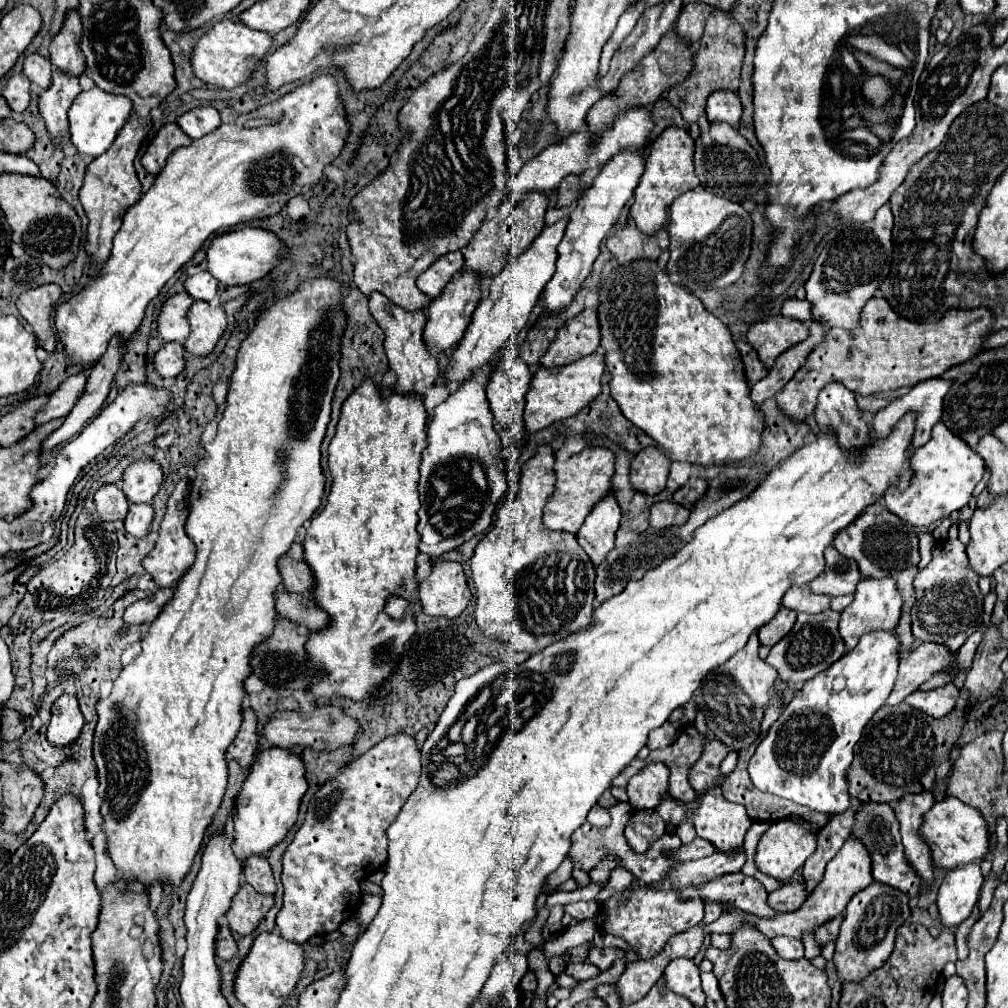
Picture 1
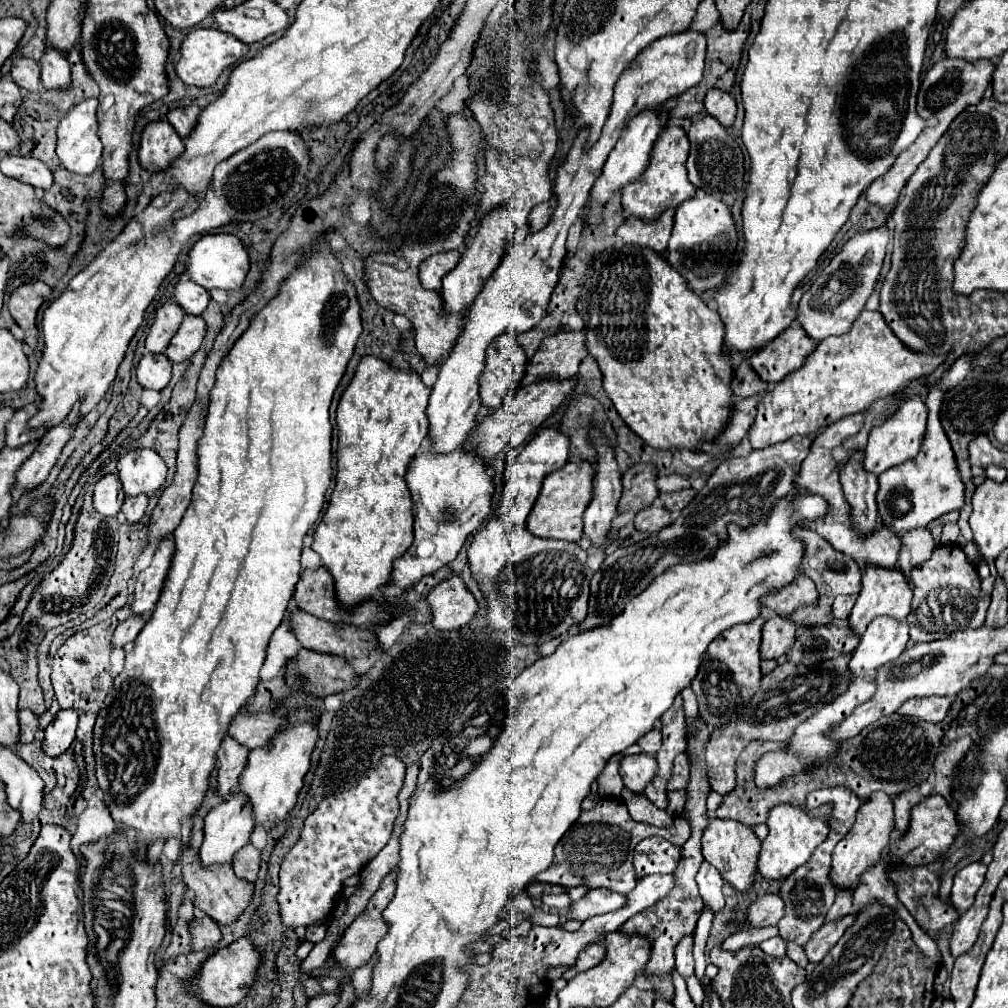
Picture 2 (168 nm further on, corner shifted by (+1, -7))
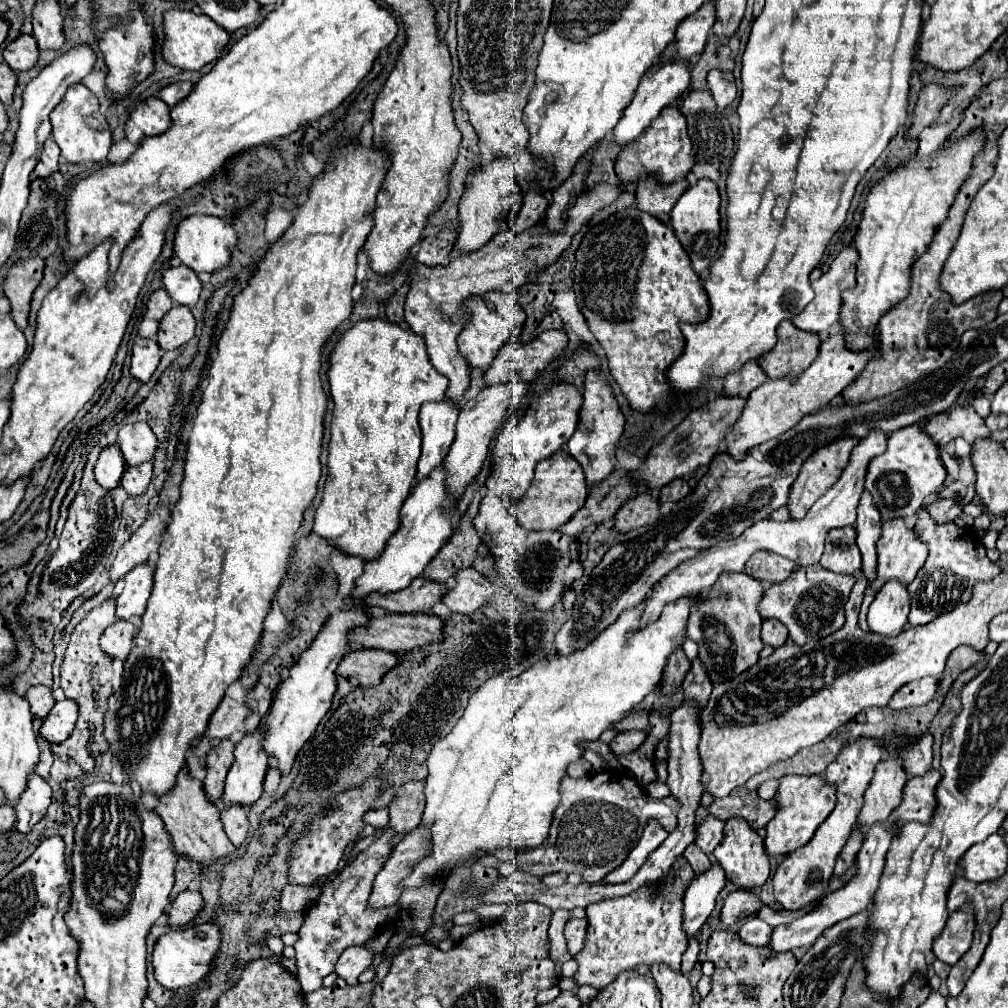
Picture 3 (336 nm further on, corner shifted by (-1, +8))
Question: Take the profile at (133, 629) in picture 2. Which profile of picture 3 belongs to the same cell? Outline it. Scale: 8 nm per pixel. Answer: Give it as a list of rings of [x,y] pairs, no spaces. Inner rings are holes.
[[[118,620],[116,624],[108,626],[104,630],[104,634],[100,636],[100,650],[110,656],[110,658],[118,658],[118,660],[126,660],[130,654],[130,646],[132,646],[132,634],[136,632],[134,624]]]

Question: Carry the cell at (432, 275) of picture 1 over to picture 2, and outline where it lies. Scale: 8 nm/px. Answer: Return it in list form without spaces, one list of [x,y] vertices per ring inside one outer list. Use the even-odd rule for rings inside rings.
[[[448,251],[448,253],[436,253],[430,259],[426,259],[420,265],[420,283],[424,289],[430,291],[440,291],[442,279],[446,273],[450,273],[460,261],[458,251]]]

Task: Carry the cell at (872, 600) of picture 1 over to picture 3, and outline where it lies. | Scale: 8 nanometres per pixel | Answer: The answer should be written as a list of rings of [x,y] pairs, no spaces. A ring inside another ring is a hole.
[[[904,520],[884,522],[882,536],[878,540],[878,578],[870,584],[870,588],[876,592],[880,584],[886,584],[892,578],[910,584],[926,562],[926,556],[926,544],[912,528],[906,526]]]

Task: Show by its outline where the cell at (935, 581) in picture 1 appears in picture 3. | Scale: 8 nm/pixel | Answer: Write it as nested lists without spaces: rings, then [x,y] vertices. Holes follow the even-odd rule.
[[[920,508],[920,512],[916,512],[916,516],[918,516],[918,520],[916,520],[914,532],[928,544],[930,554],[928,554],[918,578],[912,582],[912,584],[916,584],[916,588],[912,584],[908,586],[908,592],[912,596],[912,608],[910,608],[910,616],[908,616],[910,626],[928,624],[930,620],[934,620],[940,612],[944,612],[948,608],[946,604],[954,606],[964,600],[970,600],[972,584],[976,584],[976,580],[992,580],[992,576],[996,576],[996,572],[1000,572],[1000,568],[988,560],[986,548],[980,544],[980,538],[976,538],[974,530],[960,528],[954,522],[936,524],[924,508]],[[936,574],[942,576],[940,582],[936,580]],[[938,584],[940,584],[940,588],[936,588]],[[936,594],[942,604],[932,608],[930,602],[932,602],[932,598],[936,598]]]

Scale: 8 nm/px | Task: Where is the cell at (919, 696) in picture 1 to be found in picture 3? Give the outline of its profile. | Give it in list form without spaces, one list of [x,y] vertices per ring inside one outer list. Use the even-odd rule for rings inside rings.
[[[926,676],[926,678],[920,678],[920,680],[912,680],[912,682],[904,684],[904,688],[900,688],[896,692],[896,696],[892,696],[892,700],[888,702],[888,708],[900,710],[900,708],[928,704],[934,698],[936,686],[938,686],[938,680],[932,678],[932,676]]]

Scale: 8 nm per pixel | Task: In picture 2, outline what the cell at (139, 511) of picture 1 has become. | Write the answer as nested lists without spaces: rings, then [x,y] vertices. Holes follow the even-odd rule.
[[[138,495],[138,497],[126,497],[124,505],[122,505],[122,513],[126,515],[128,523],[134,525],[142,519],[144,511],[148,507],[148,497],[146,495]]]

